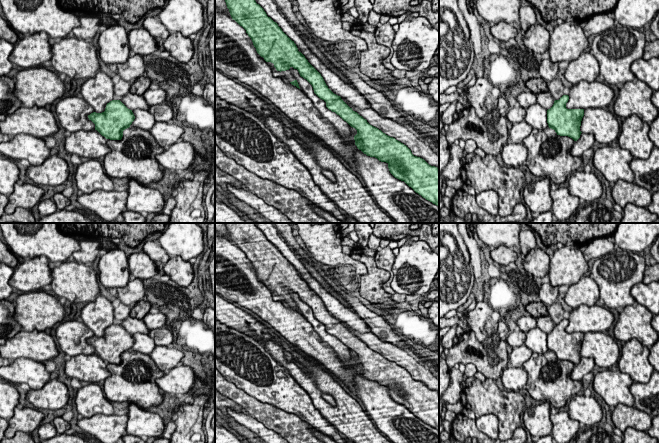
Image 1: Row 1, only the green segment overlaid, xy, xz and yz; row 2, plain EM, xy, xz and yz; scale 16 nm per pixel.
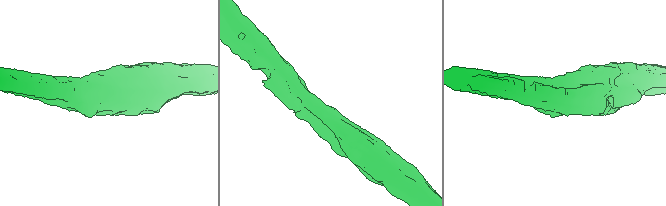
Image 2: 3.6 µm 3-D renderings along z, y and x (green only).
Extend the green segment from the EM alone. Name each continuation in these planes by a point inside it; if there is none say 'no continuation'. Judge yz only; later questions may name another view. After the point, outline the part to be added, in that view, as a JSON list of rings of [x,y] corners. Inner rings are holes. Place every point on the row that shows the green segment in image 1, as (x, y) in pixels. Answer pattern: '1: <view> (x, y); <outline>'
1: yz (536, 116); [[[538,103],[531,105],[526,109],[524,120],[532,128],[538,129],[540,131],[547,131],[549,129],[547,123],[547,110]]]

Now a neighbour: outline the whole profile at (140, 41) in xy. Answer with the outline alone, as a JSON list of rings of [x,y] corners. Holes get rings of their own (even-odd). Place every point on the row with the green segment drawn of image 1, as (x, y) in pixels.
[[[144,28],[128,32],[128,44],[131,51],[141,56],[149,55],[157,50],[155,38]]]

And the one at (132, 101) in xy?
[[[129,92],[122,97],[120,101],[132,111],[135,109],[143,109],[148,111],[150,108],[143,95],[132,94]]]

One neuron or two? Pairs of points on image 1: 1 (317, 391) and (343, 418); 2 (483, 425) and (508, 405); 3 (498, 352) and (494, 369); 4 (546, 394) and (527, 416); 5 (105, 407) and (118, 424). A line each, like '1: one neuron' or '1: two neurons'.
1: one neuron
2: two neurons
3: one neuron
4: two neurons
5: two neurons

